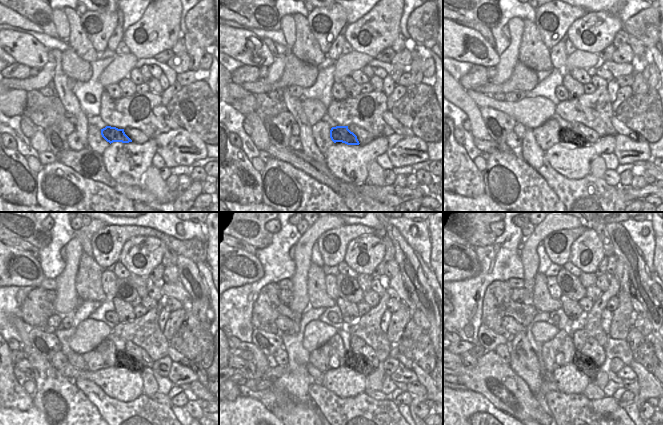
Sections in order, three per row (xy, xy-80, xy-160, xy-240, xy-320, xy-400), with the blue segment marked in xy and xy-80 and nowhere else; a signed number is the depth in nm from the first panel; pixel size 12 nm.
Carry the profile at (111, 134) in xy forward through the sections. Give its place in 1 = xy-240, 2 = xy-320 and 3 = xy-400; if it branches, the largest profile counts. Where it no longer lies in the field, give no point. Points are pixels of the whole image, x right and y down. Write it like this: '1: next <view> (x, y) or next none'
1: next xy-240 (124, 359)
2: next xy-320 (357, 362)
3: next xy-400 (585, 364)

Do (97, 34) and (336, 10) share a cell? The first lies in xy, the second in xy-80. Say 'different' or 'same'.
same

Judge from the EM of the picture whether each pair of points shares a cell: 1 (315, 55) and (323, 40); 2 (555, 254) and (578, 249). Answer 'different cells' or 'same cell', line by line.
1: different cells
2: different cells

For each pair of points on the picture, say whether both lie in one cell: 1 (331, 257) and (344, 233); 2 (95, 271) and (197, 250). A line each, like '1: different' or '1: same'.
1: same
2: different

